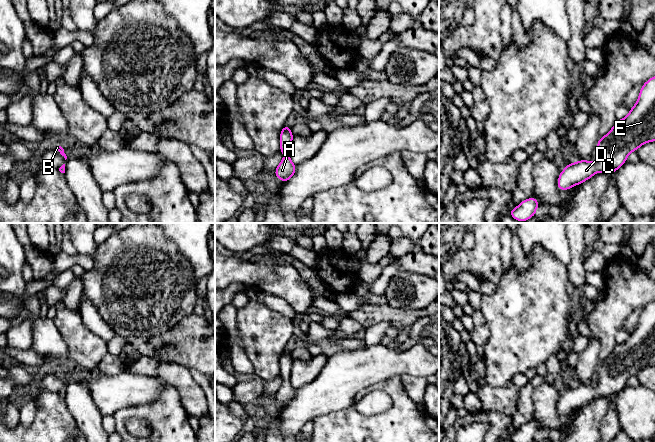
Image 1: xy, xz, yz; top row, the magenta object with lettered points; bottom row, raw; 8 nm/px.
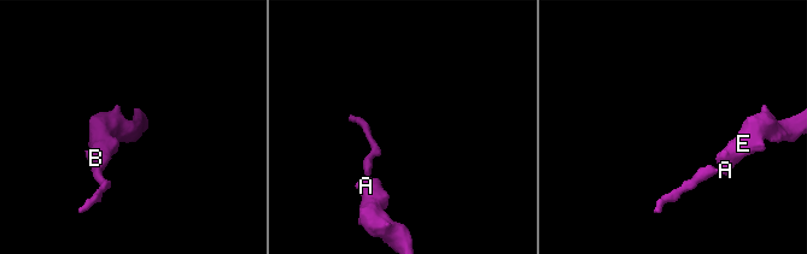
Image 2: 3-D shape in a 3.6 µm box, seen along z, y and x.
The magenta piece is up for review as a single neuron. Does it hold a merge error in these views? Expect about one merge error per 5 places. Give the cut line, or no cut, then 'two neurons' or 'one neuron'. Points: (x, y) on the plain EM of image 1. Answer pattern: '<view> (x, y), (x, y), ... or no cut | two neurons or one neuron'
no cut | one neuron

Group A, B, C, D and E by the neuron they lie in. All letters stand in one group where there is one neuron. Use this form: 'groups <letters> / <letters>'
groups A B C D E

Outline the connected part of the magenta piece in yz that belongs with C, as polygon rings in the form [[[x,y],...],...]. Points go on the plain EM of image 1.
[[[655,301],[643,308],[638,324],[628,339],[624,343],[617,344],[609,357],[599,363],[596,373],[598,386],[594,388],[591,384],[581,383],[577,387],[567,388],[559,399],[558,412],[562,415],[568,414],[588,404],[597,396],[612,399],[626,386],[630,376],[637,375],[640,370],[652,365],[655,365]]]

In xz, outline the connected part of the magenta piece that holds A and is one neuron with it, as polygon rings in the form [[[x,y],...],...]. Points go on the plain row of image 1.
[[[284,349],[280,357],[280,375],[284,378],[285,381],[282,383],[275,394],[275,400],[282,406],[288,405],[296,395],[297,390],[292,387],[289,381],[293,362],[294,360],[291,357],[290,351]]]

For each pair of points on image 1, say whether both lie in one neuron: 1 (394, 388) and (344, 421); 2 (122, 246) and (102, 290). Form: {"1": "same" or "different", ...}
{"1": "same", "2": "same"}

